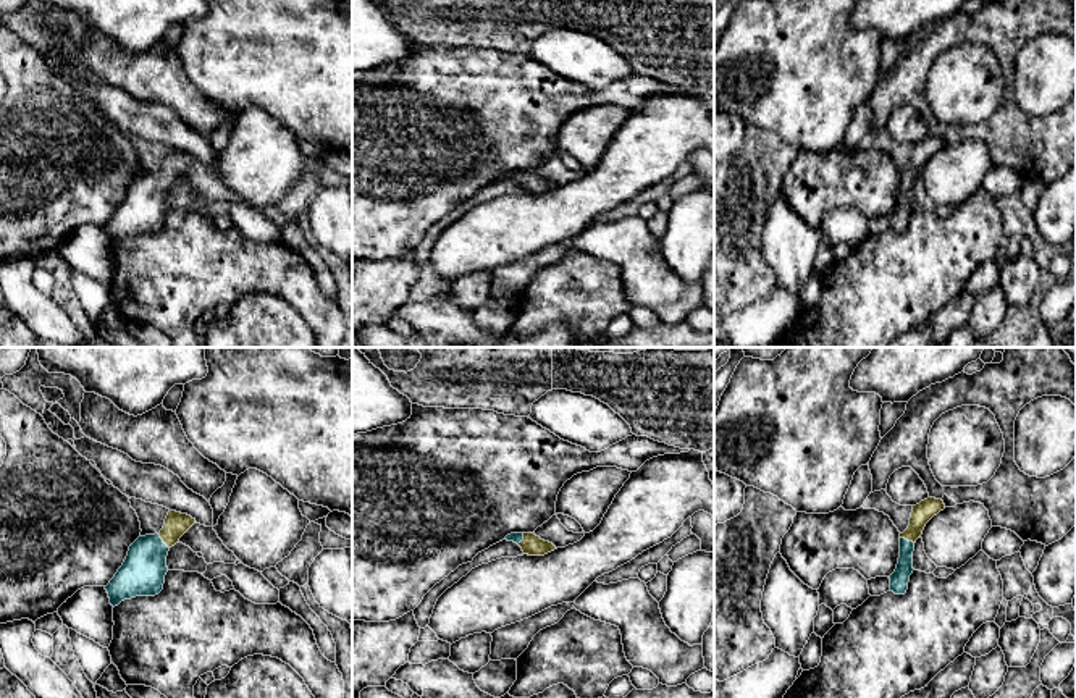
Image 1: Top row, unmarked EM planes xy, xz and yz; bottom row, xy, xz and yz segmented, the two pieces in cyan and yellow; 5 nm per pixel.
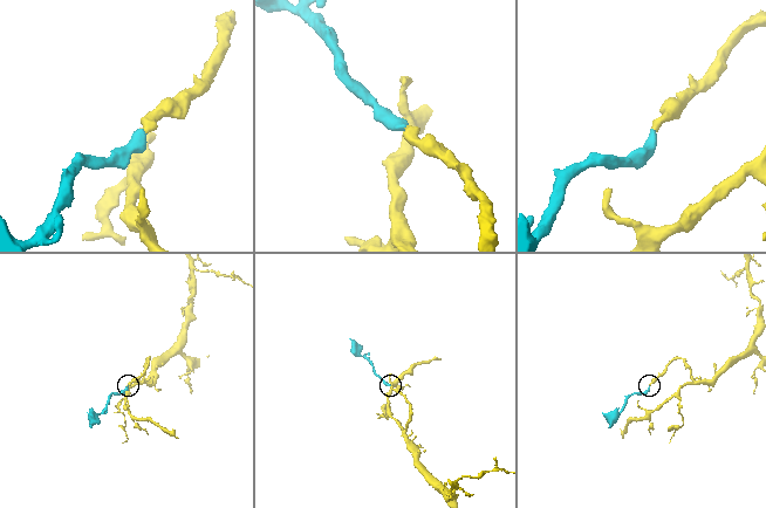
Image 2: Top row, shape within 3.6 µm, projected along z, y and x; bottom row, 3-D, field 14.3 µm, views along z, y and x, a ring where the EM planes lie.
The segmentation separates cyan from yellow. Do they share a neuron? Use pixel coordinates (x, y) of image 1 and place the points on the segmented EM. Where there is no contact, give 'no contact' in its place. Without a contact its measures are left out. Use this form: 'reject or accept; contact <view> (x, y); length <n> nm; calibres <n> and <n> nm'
accept; contact xy (162, 542); length 100 nm; calibres 220 and 120 nm

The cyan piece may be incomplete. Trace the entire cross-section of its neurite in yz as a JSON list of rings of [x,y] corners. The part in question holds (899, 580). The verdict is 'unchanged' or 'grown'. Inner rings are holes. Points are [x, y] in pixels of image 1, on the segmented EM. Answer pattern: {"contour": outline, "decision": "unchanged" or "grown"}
{"contour": [[[927,498],[913,506],[908,528],[900,533],[900,557],[895,572],[890,578],[890,591],[905,595],[908,590],[910,575],[913,574],[913,551],[916,540],[923,535],[926,524],[945,509],[942,499]]], "decision": "grown"}

